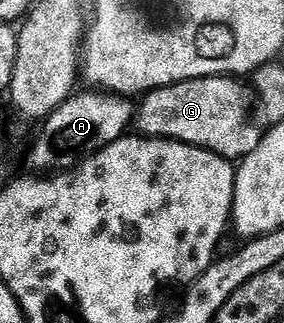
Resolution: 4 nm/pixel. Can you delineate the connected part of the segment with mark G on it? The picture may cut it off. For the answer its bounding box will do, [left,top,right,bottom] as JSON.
[133,77,260,162]

